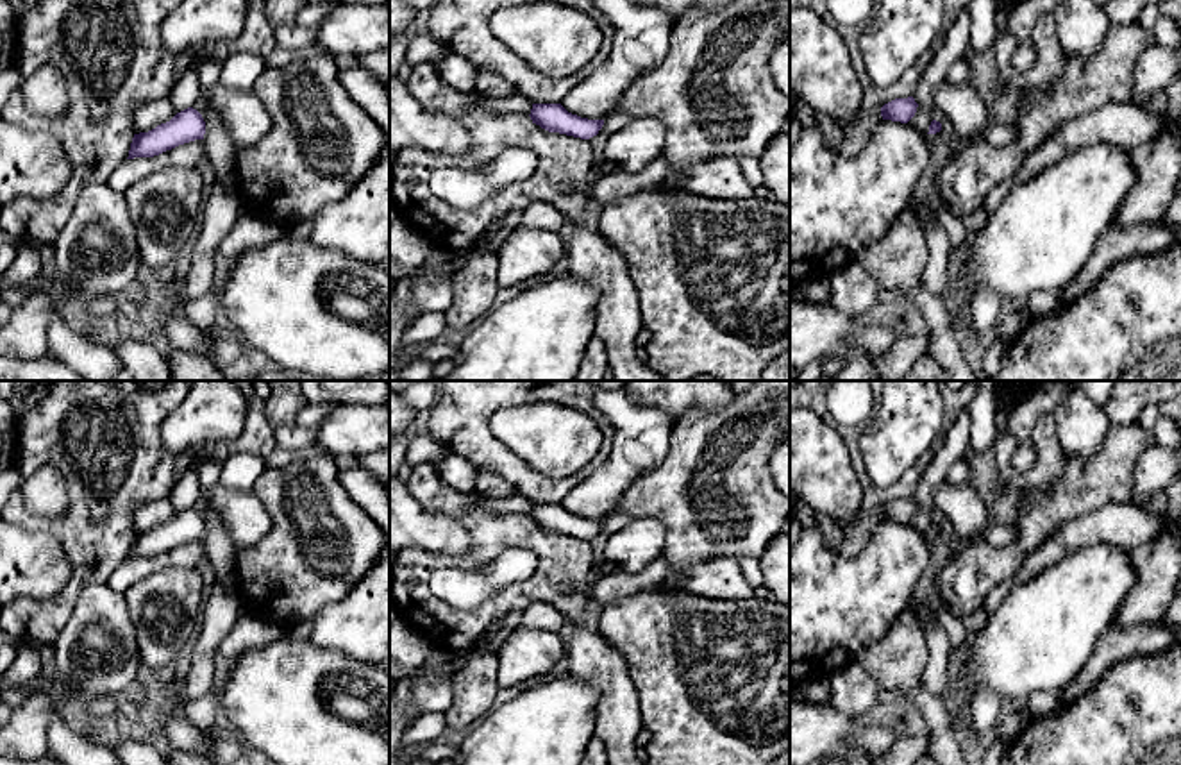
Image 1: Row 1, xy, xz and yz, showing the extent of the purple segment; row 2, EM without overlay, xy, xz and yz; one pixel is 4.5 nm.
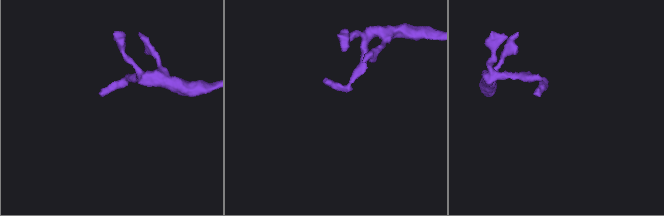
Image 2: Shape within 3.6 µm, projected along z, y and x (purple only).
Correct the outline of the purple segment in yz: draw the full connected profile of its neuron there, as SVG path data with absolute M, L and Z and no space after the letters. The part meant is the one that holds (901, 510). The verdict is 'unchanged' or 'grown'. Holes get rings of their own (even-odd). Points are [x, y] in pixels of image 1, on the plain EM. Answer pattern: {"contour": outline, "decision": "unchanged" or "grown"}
{"contour": "M913 497L908 499L895 499L881 508L883 520L908 524L915 513L918 504Z", "decision": "unchanged"}

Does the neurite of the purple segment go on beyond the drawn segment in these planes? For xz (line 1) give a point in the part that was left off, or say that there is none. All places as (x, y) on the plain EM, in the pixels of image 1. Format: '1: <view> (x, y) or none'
1: none

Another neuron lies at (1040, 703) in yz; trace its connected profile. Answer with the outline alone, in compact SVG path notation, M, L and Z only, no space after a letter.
M1033 692L1026 706L1033 717L1051 715L1063 708L1060 695L1054 692Z

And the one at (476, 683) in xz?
M475 651L454 677L454 701L445 711L447 727L457 731L482 720L493 708L498 692L498 660Z

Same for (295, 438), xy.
M297 424L279 425L273 429L277 447L288 449L298 454L311 454L318 450L316 436L313 429L304 429Z

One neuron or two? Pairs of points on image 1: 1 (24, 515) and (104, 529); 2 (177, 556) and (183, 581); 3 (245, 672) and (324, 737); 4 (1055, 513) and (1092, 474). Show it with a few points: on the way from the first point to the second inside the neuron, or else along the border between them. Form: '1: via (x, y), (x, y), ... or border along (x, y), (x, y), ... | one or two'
1: via (43, 524), (84, 529) | one
2: border along (197, 567), (163, 567), (140, 581) | two
3: via (265, 687), (272, 694), (284, 697), (304, 717) | one
4: via (1062, 504), (1083, 483) | one

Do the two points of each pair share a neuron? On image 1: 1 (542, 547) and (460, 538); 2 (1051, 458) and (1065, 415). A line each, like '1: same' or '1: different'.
1: different
2: different

